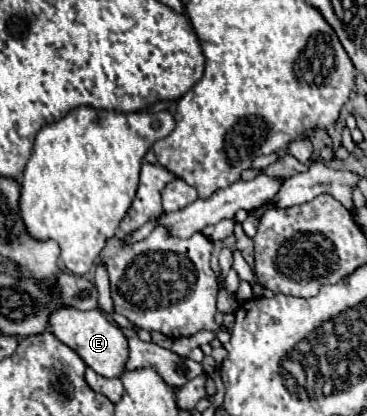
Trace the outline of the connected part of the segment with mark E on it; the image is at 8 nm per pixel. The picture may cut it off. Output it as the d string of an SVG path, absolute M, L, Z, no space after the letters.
M64 307L50 315L50 331L68 347L72 347L90 369L94 369L102 377L122 377L128 361L128 339L118 325L104 319L100 311L74 311L72 307Z

